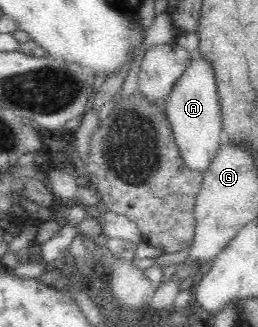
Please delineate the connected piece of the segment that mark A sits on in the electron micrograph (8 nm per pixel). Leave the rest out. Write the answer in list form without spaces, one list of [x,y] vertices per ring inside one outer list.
[[[198,51],[193,52],[185,71],[175,83],[166,97],[166,116],[172,126],[174,140],[185,166],[204,173],[216,156],[220,146],[219,134],[222,130],[221,108],[213,64],[201,58]]]

